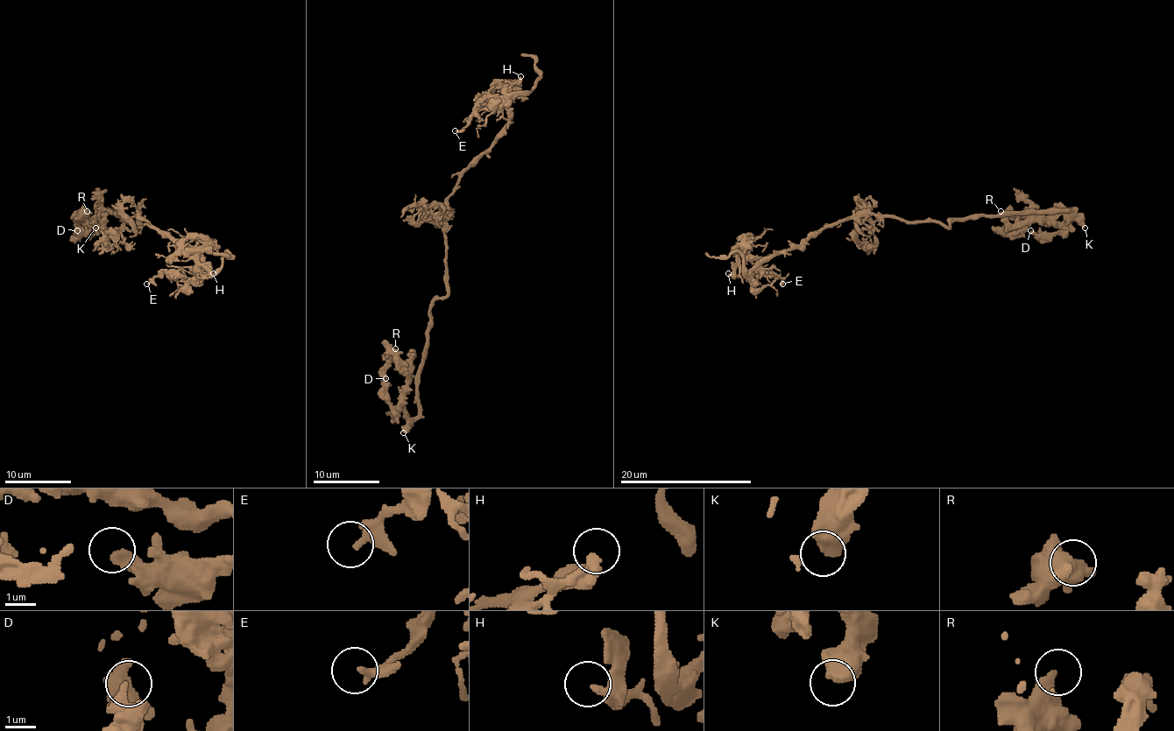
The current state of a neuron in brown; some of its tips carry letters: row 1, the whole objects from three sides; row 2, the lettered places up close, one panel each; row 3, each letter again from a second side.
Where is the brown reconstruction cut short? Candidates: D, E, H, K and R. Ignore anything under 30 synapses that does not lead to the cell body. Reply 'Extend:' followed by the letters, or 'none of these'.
Extend: none of these

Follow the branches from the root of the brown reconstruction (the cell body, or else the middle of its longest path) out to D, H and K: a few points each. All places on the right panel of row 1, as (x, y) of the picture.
D: (889, 217), (939, 221), (945, 228), (962, 217), (1033, 211), (1048, 217), (1060, 228), (1057, 232), (1030, 230)
H: (889, 217), (848, 215), (814, 230), (790, 250), (781, 250), (759, 260), (749, 270), (738, 275), (728, 273)
K: (889, 217), (939, 221), (945, 228), (962, 217), (1070, 213), (1085, 228)

